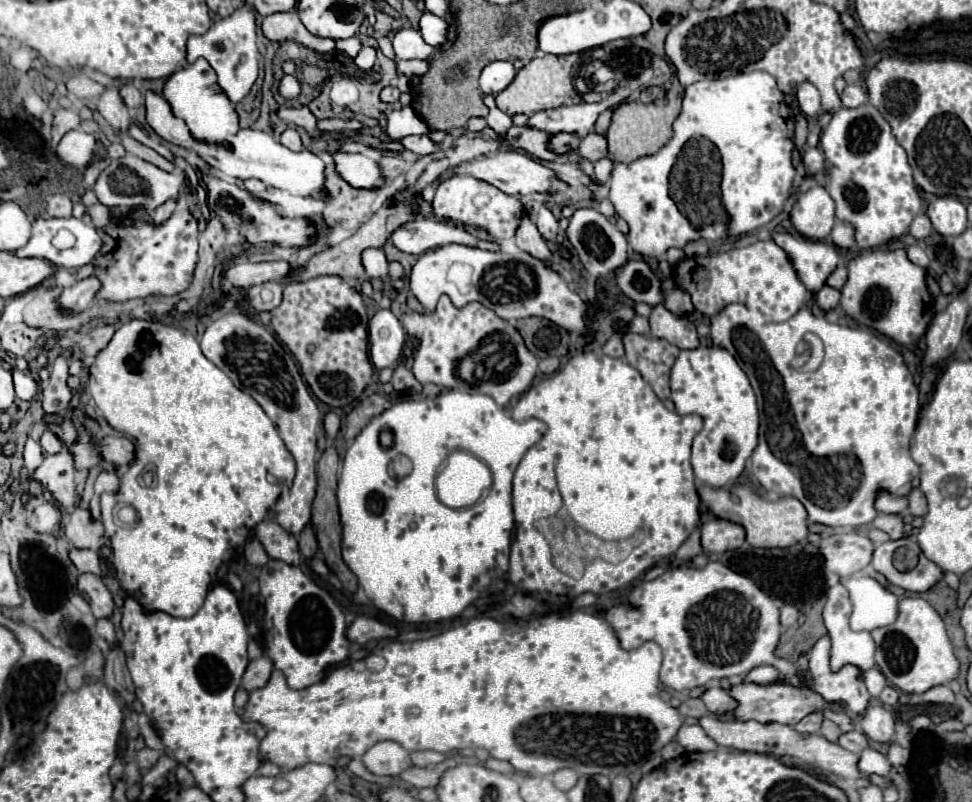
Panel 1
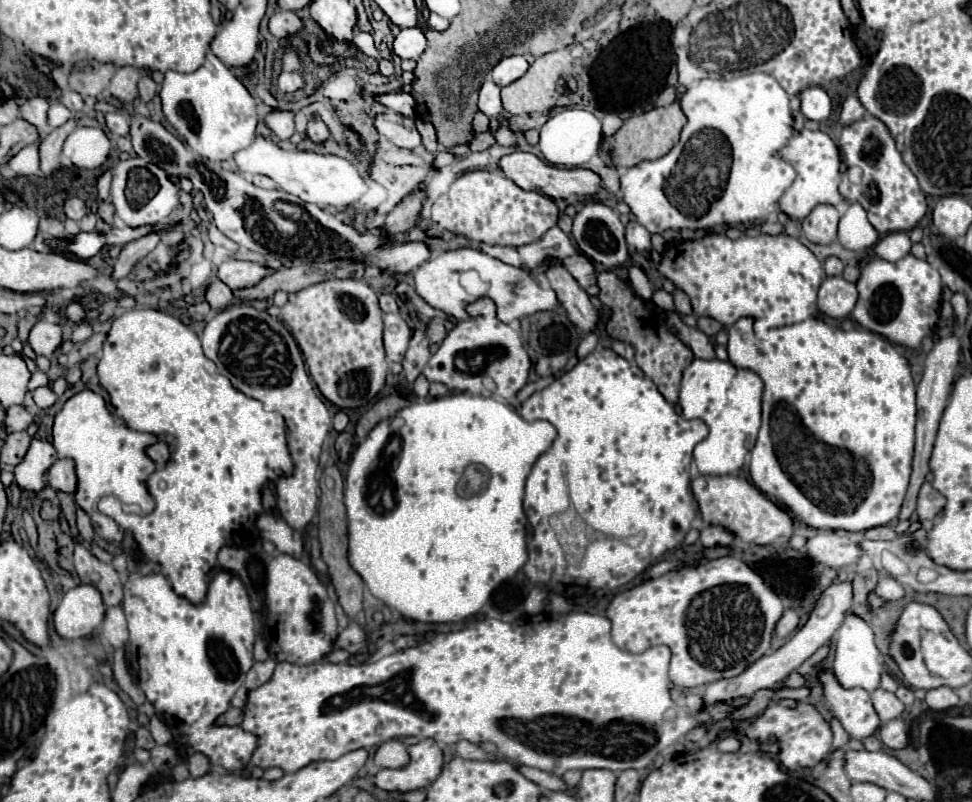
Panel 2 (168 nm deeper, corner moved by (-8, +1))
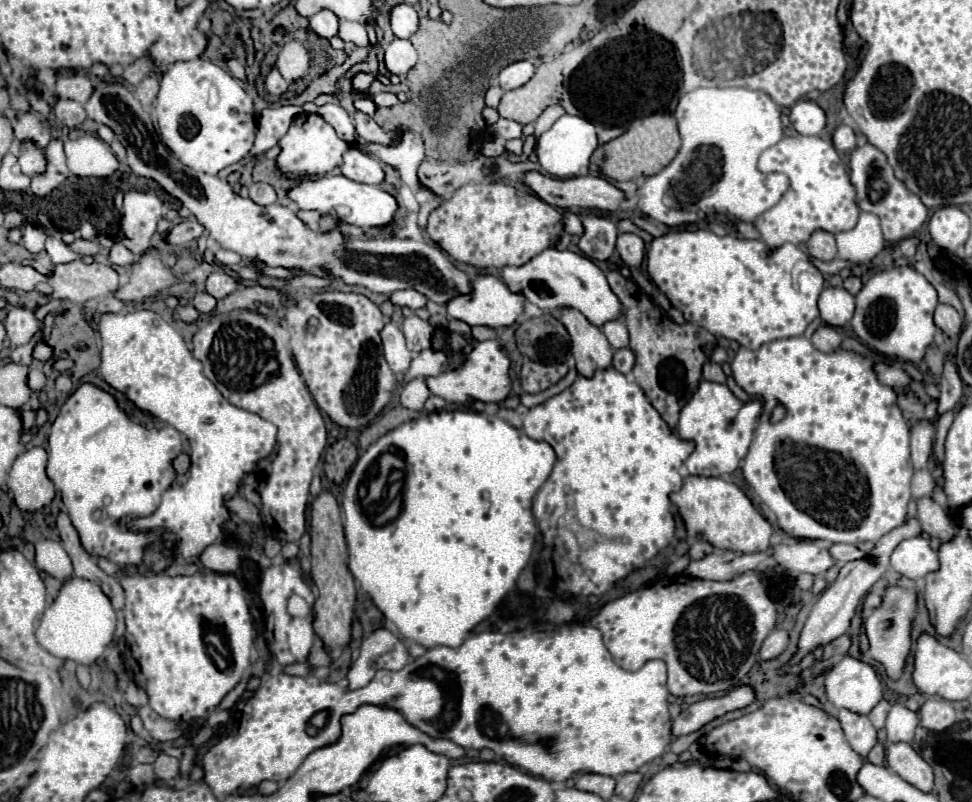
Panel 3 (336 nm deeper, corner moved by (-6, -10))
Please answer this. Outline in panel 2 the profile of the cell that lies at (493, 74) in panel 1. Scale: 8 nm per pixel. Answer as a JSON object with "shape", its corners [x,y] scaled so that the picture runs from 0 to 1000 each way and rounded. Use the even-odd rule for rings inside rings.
{"shape":[[[527,69],[527,71],[521,71],[516,74],[508,86],[506,86],[506,99],[510,106],[519,108],[519,106],[525,106],[527,101],[535,99],[541,89],[543,89],[543,76],[541,71],[537,69]]]}

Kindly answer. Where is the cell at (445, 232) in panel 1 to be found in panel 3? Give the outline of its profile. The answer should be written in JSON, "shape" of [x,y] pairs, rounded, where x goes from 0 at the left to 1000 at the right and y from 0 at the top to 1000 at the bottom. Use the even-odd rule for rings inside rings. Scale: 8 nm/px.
{"shape":[[[562,309],[541,329],[529,334],[519,332],[516,349],[527,364],[537,364],[543,377],[551,379],[553,384],[574,387],[578,382],[586,382],[597,387],[611,406],[619,406],[626,399],[638,397],[638,377],[628,362],[621,339],[603,319],[593,317],[588,312],[574,312],[574,309]]]}

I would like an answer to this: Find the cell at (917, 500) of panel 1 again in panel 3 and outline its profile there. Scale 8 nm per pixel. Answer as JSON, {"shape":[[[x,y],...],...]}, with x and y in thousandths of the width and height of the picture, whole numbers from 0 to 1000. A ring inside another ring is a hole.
{"shape":[[[957,618],[947,621],[944,626],[944,648],[949,653],[949,663],[953,663],[955,668],[963,668],[969,676],[977,673],[984,663],[984,658],[979,656],[973,636]]]}

